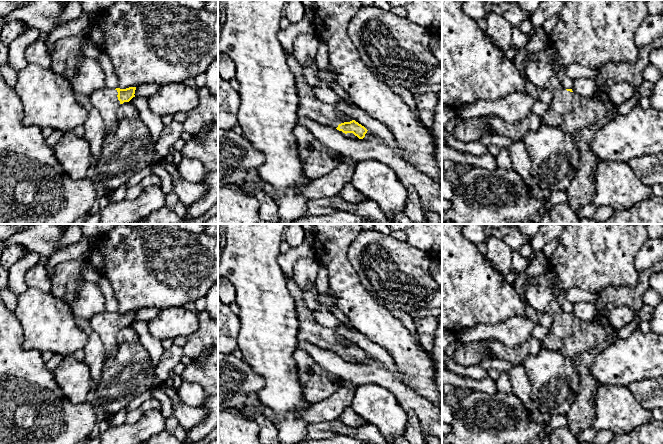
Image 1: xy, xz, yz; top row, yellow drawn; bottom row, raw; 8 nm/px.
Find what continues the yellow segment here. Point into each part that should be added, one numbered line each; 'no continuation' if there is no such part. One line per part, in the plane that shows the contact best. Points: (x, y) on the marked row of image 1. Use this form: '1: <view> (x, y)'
1: xz (310, 106)

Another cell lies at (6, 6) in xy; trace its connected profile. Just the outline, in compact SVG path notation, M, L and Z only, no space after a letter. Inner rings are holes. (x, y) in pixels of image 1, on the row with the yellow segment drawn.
M0 0L0 16L6 17L13 10L24 6L29 0Z

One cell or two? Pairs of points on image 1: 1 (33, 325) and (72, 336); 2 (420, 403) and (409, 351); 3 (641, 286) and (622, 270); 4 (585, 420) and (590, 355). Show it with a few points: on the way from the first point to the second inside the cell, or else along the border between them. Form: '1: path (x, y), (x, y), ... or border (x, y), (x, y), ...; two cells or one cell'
1: path (43, 325), (50, 325), (62, 336); one cell
2: border (400, 379), (416, 393), (431, 402); two cells
3: border (640, 272), (639, 279), (635, 284), (613, 286); two cells
4: path (585, 404), (585, 371); one cell

